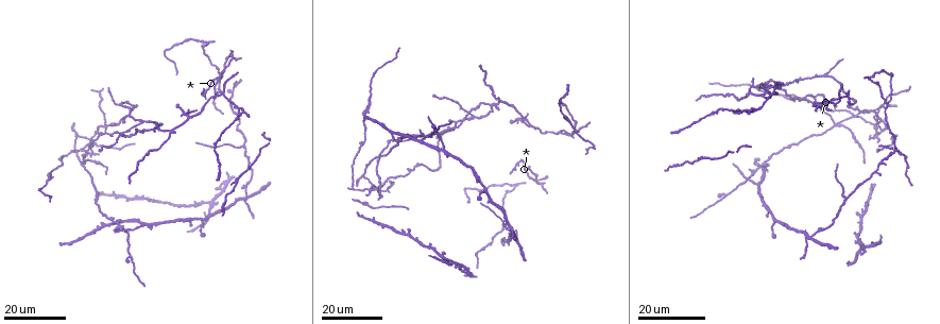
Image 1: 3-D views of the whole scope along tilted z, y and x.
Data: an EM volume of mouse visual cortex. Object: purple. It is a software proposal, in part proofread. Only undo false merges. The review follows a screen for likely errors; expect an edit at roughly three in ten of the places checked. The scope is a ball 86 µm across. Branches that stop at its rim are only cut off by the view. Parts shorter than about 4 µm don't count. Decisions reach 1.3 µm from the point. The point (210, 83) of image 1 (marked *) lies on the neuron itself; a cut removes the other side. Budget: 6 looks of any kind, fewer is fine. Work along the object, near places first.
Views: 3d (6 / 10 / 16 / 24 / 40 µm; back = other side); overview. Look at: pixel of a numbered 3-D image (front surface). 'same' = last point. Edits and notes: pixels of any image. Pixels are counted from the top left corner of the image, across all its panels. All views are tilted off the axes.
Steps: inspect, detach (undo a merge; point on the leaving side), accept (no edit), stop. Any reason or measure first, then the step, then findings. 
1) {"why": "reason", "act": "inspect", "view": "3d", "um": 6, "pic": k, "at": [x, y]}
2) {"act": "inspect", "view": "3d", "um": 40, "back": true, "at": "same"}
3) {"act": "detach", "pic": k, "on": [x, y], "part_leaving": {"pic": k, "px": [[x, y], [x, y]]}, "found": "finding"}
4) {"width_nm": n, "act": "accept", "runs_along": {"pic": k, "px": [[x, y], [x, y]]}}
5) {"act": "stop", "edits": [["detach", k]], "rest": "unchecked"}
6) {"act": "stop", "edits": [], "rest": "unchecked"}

{"why": "side arm on a straight run", "act": "inspect", "view": "3d", "um": 16, "pic": 1, "at": [155, 129]}

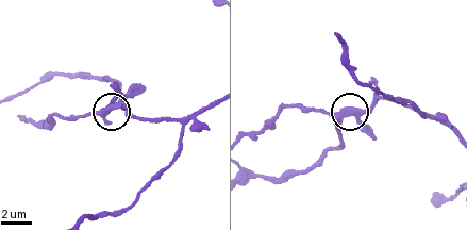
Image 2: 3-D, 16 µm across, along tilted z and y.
{"act": "inspect", "view": "3d", "um": 6, "pic": 2, "at": [103, 115]}

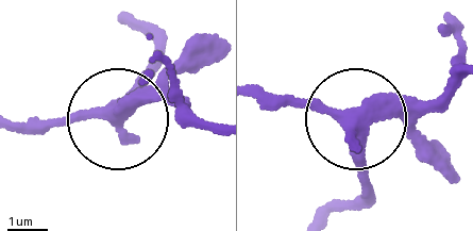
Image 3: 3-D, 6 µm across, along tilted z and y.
{"arms": 3, "act": "accept", "found": "all the same neuron"}

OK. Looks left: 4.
{"why": "three arms meet", "act": "inspect", "view": "3d", "um": 16, "pic": 1, "at": [238, 110]}

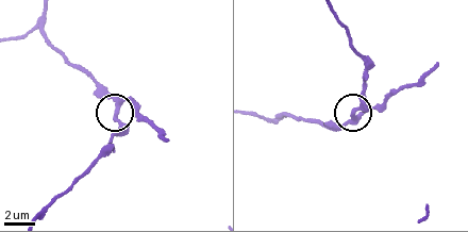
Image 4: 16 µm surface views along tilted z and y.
{"act": "inspect", "view": "3d", "um": 6, "pic": 4, "at": [353, 118]}

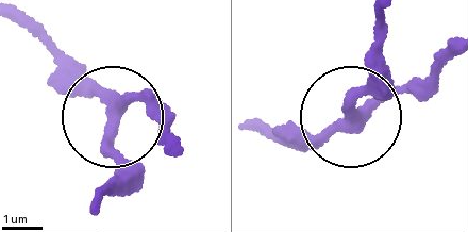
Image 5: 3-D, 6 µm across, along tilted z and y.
{"width_nm": 290, "act": "accept", "runs_along": {"pic": 5, "px": [[269, 131], [321, 133], [423, 82]]}, "found": "continuous, no second neuron"}

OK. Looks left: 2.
{"why": "branch point", "act": "inspect", "view": "3d", "um": 24, "pic": 1, "at": [240, 144]}

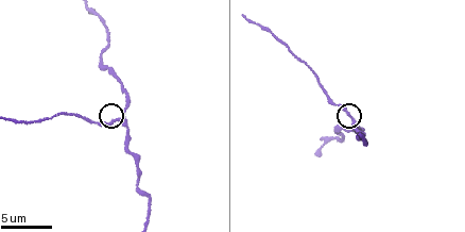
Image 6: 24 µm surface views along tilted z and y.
{"why": "closer look", "act": "inspect", "view": "3d", "um": 10, "pic": 6, "at": [352, 123]}

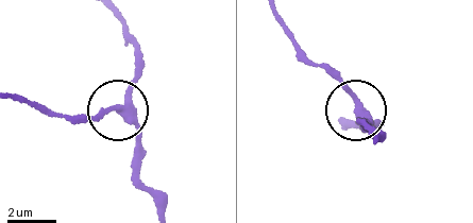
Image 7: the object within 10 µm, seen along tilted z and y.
{"side_arm_um": 18, "arms": 3, "act": "detach", "pic": 7, "on": [97, 118], "found": "two neurons meet here"}

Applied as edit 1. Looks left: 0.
{"act": "stop", "edits": [["detach", 7]], "rest": "unchecked"}

